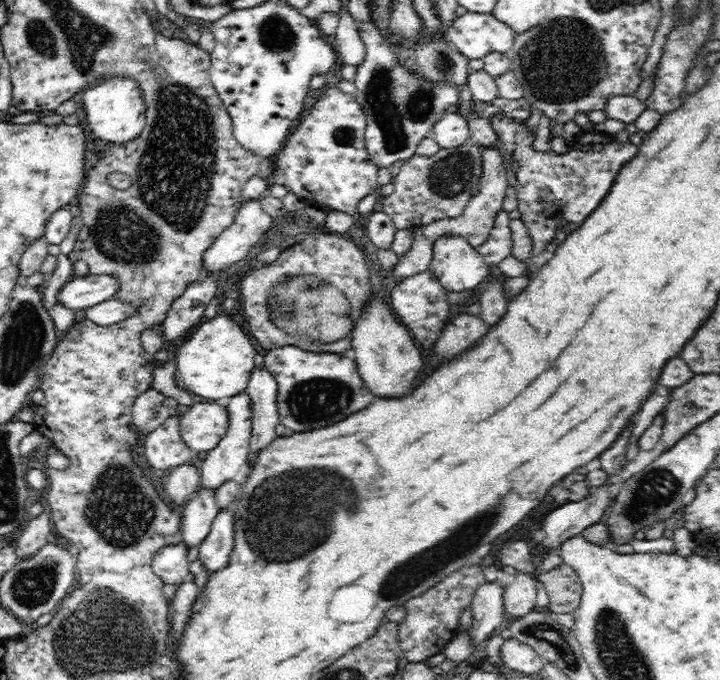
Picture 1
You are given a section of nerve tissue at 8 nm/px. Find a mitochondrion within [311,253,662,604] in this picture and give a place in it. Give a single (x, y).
(419, 568)

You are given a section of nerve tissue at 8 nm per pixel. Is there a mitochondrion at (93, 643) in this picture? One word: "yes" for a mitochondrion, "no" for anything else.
yes

